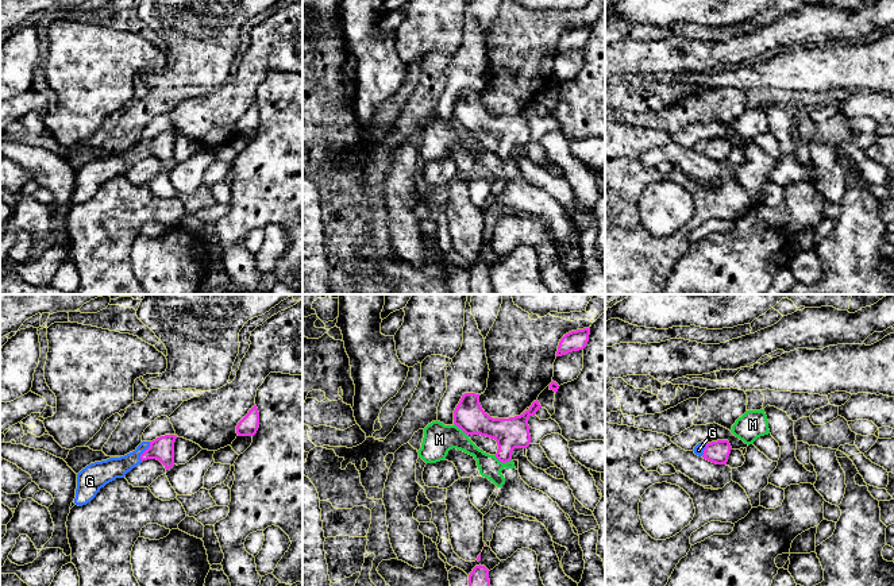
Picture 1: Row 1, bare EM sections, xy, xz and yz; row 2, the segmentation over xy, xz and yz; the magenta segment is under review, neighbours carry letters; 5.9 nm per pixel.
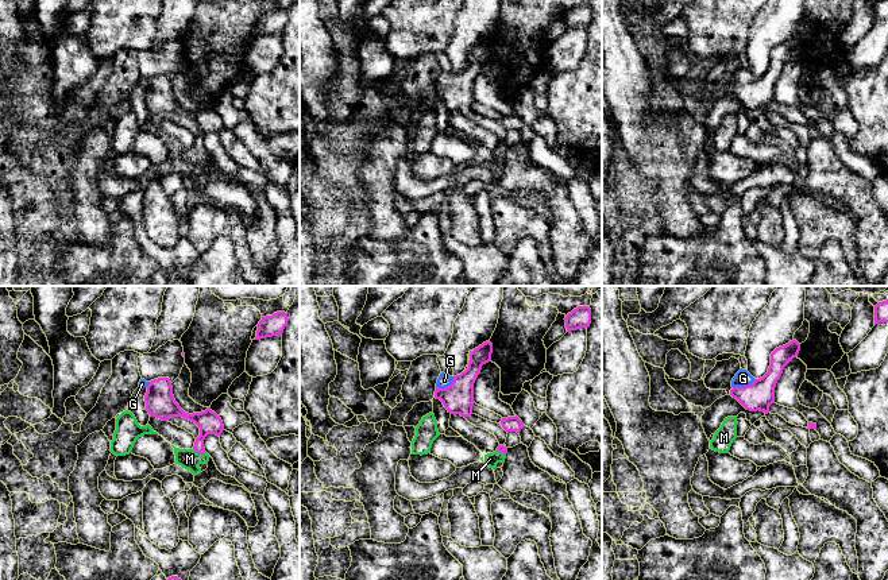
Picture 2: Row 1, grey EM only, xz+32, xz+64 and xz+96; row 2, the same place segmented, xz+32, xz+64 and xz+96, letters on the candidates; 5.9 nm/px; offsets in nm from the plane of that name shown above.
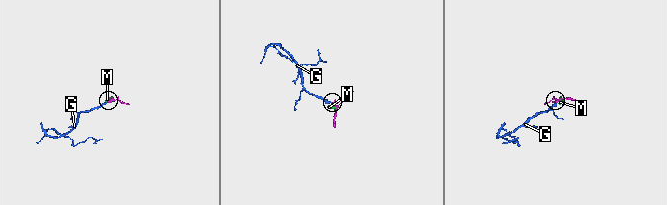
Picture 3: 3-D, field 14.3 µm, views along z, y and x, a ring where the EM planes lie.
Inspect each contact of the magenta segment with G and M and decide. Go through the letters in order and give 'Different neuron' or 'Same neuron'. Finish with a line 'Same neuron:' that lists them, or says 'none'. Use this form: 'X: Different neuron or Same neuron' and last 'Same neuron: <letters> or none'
G: Same neuron
M: Different neuron
Same neuron: G

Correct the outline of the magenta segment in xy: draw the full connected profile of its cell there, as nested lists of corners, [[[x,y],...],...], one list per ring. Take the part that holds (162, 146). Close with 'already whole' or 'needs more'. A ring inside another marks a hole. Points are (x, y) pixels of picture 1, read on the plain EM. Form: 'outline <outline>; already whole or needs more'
outline [[[165,132],[153,139],[142,139],[135,149],[107,158],[95,159],[77,171],[74,201],[78,204],[90,200],[107,181],[124,176],[128,169],[147,157],[159,158],[165,166],[174,163],[174,139],[177,134]]]; needs more

